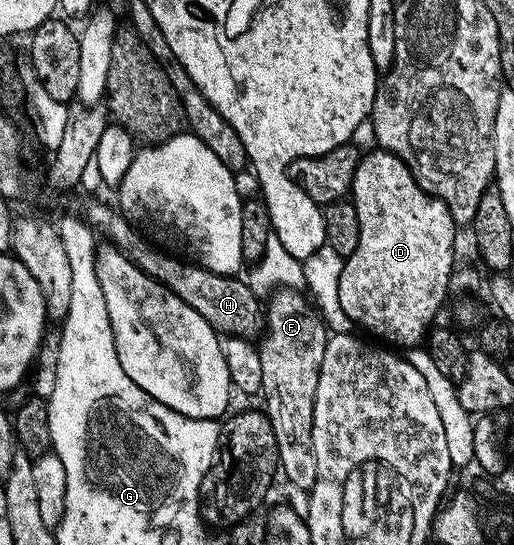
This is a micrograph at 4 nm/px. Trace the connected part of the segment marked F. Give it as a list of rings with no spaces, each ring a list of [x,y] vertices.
[[[279,288],[269,298],[270,303],[267,301],[264,306],[264,337],[257,347],[263,372],[260,394],[266,397],[264,413],[270,419],[272,432],[276,436],[281,477],[286,477],[296,489],[308,492],[316,484],[312,424],[316,384],[324,364],[328,329],[314,302],[301,289]]]

